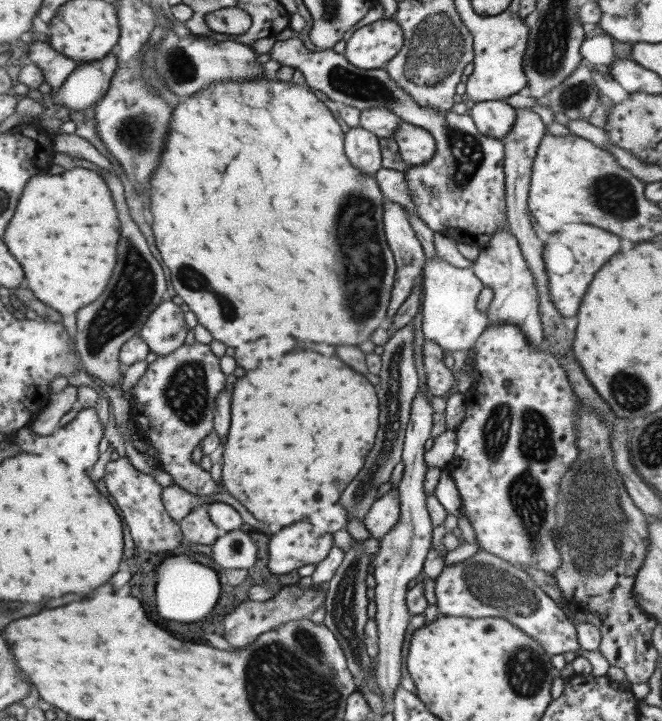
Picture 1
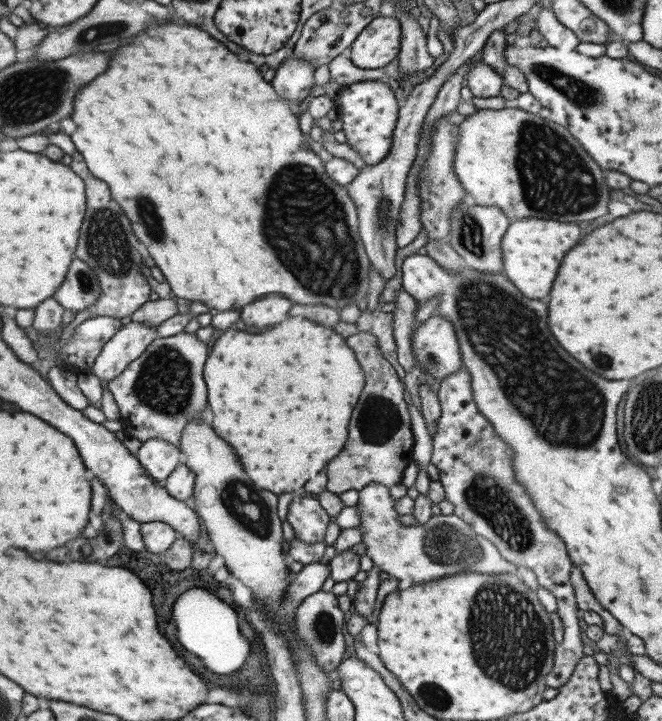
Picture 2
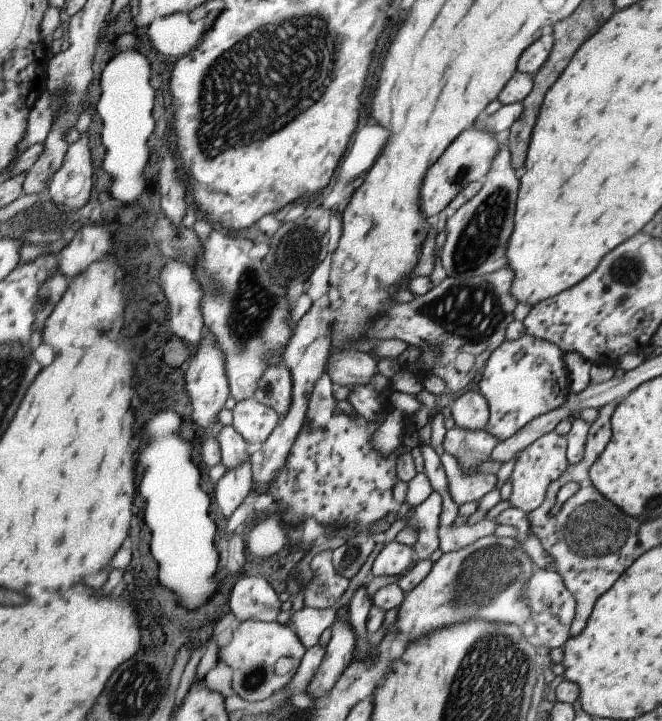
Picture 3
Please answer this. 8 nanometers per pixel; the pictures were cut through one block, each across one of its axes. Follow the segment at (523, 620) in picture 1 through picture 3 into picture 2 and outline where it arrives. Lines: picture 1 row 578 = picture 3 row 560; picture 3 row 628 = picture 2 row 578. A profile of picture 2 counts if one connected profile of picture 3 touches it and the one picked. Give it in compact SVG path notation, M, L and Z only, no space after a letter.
M371 482L358 491L359 498L354 504L363 530L360 543L373 567L386 572L403 585L429 582L460 572L475 571L481 574L516 573L516 566L507 562L487 540L478 537L453 513L431 515L422 525L404 526L397 520L394 500L388 488Z

